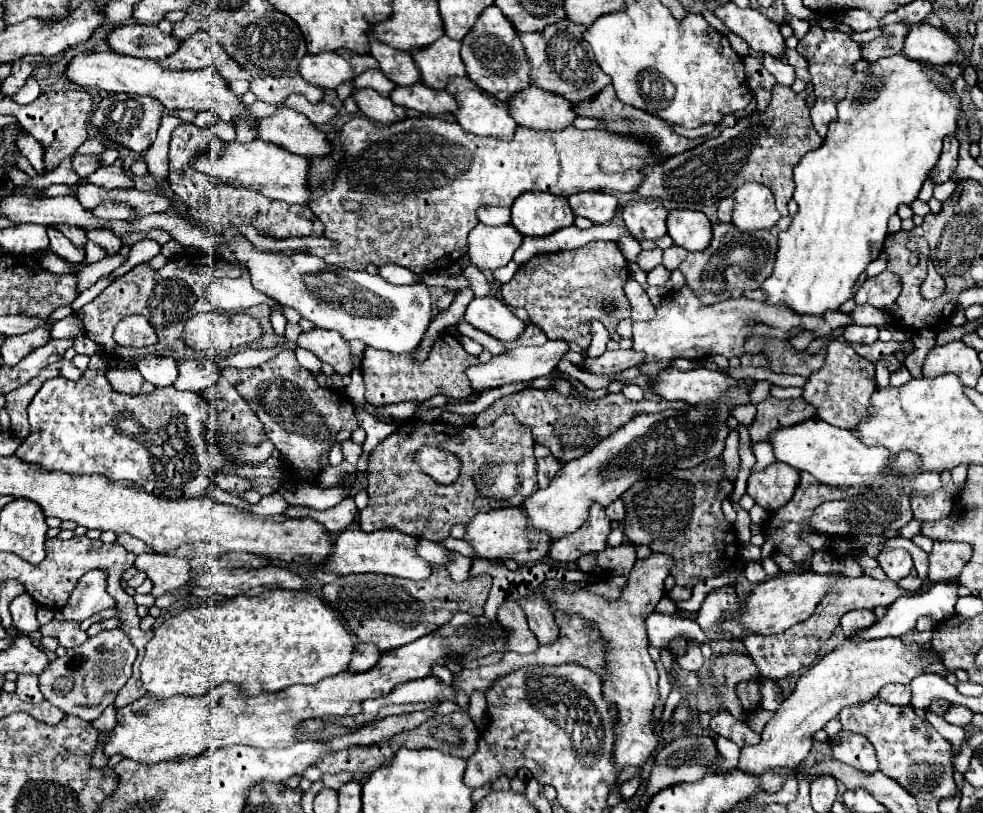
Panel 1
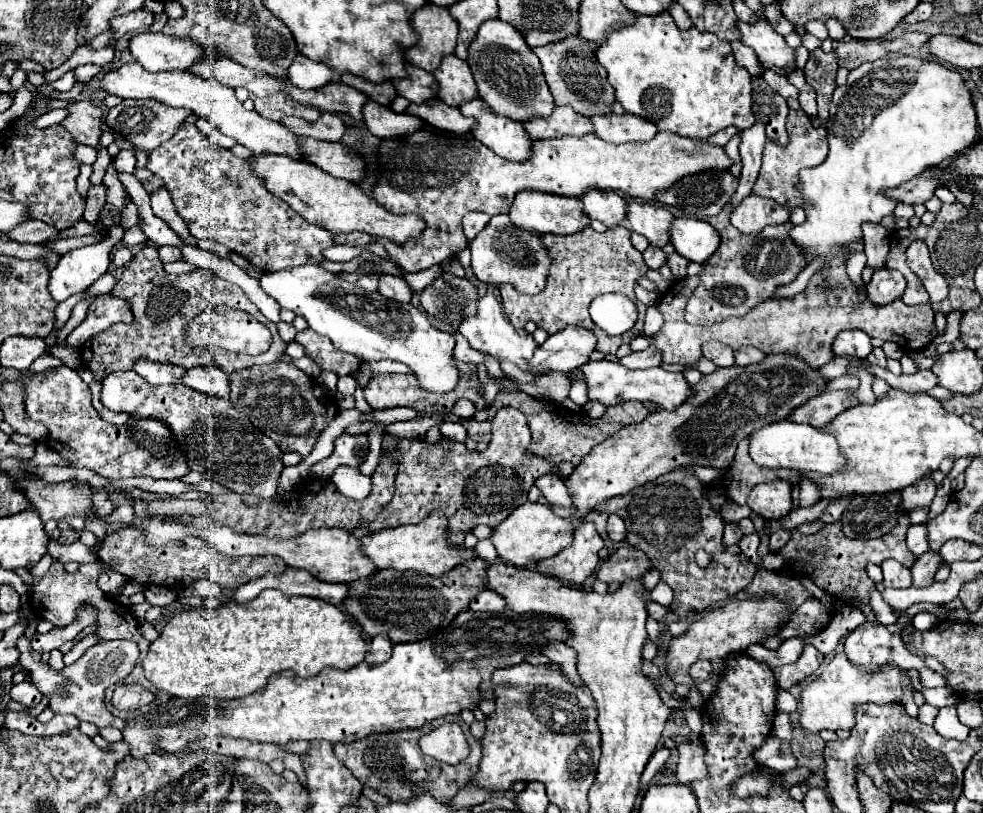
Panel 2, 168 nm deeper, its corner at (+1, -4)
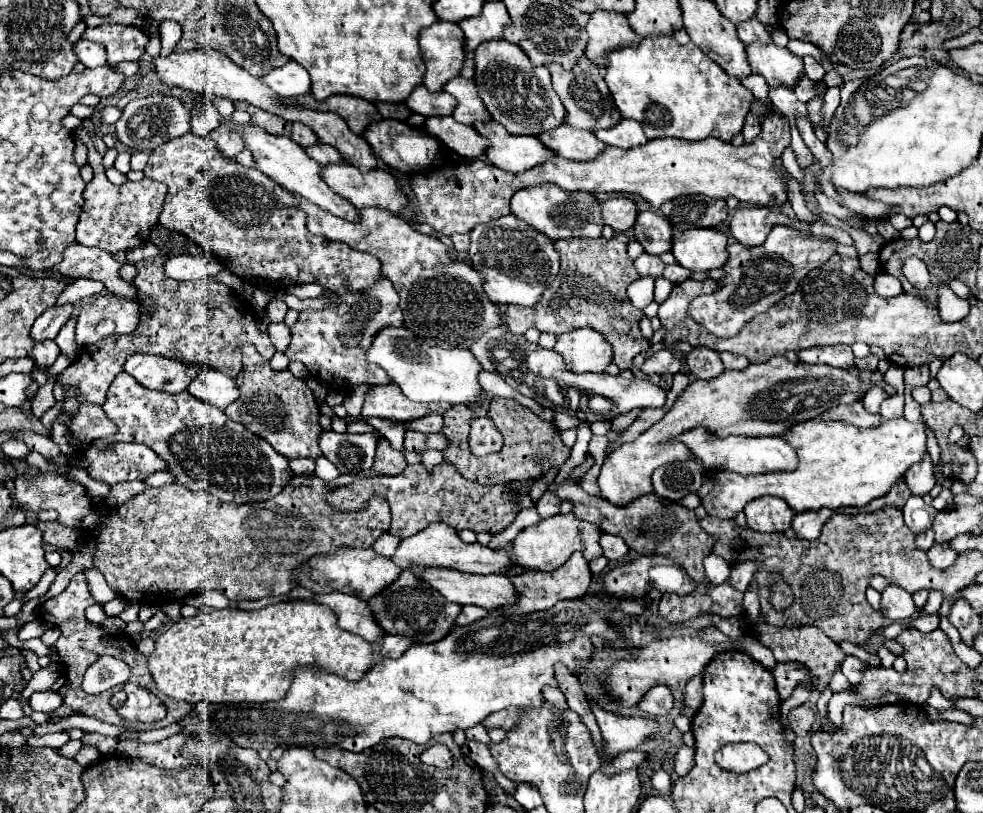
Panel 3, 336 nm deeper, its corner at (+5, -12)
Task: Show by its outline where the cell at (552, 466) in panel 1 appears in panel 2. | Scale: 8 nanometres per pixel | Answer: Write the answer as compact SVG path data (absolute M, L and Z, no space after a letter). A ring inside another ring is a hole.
M548 473L548 475L542 475L540 479L536 479L534 483L542 495L548 499L548 503L552 505L562 505L562 507L572 507L572 499L564 487L564 481L554 475L554 473Z

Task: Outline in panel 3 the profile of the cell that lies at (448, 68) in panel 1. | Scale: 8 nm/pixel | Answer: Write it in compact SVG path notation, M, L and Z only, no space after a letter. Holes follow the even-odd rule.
M456 77L452 81L448 81L444 85L444 91L448 91L450 95L454 95L458 99L458 107L454 111L454 119L458 123L464 123L464 125L474 125L476 121L482 121L482 123L488 123L492 117L488 113L488 109L484 107L480 95L478 95L478 89L474 85L472 79L464 79L464 77Z

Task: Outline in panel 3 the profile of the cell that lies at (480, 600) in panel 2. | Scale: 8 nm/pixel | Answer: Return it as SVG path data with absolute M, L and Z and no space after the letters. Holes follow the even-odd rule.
M468 605L468 607L462 607L460 615L456 617L456 625L458 625L458 627L470 625L470 623L474 623L474 621L478 621L478 619L486 617L486 613L488 613L488 611L480 609L480 607L472 607L472 605Z

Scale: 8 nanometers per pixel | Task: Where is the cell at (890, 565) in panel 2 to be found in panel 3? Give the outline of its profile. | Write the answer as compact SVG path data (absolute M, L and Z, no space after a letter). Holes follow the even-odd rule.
M890 585L886 591L882 591L880 609L882 609L882 615L890 621L908 619L918 611L918 607L912 601L912 595L896 585Z

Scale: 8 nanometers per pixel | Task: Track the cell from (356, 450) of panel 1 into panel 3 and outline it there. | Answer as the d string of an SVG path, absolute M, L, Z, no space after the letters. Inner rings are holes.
M322 431L320 433L320 449L326 459L330 459L340 473L360 473L372 467L374 449L378 443L376 433L336 433Z

